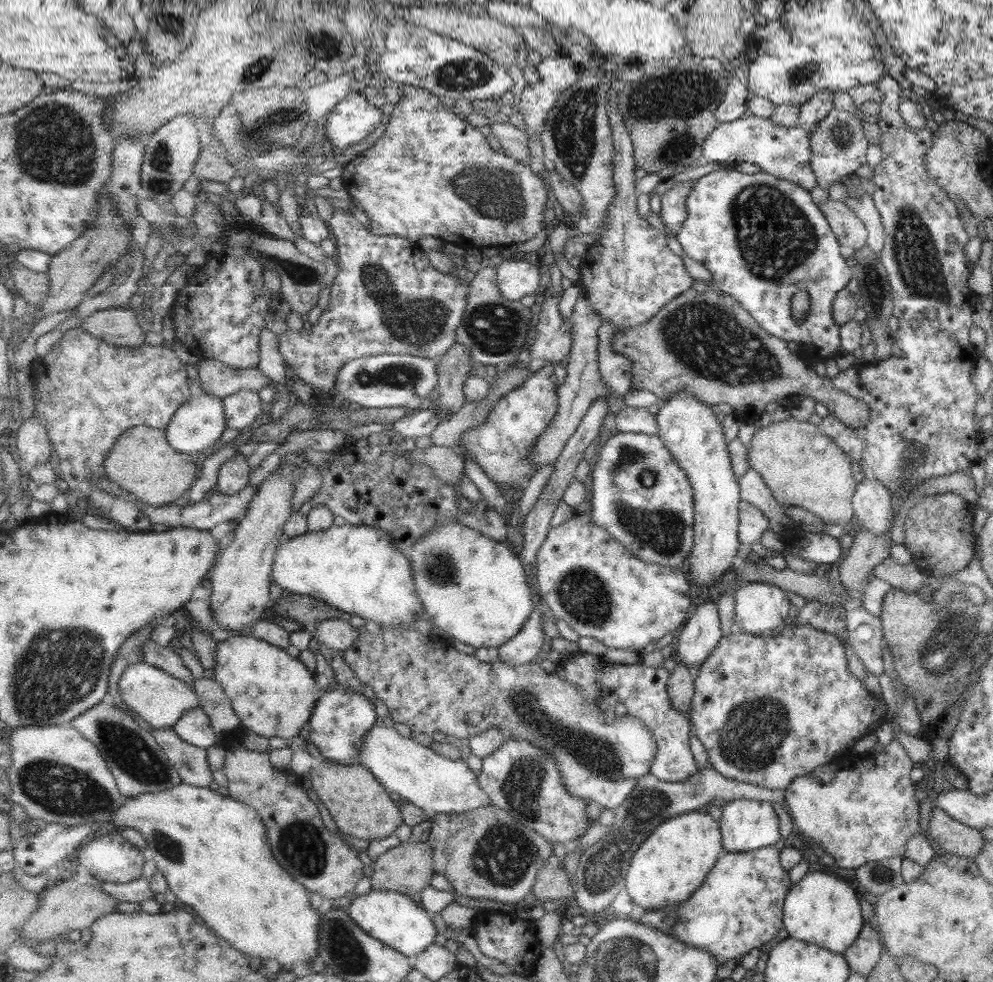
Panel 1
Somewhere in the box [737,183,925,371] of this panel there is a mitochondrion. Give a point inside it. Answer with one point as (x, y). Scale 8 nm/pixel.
(874, 290)

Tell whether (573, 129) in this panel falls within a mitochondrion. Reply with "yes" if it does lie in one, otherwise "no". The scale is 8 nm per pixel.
yes

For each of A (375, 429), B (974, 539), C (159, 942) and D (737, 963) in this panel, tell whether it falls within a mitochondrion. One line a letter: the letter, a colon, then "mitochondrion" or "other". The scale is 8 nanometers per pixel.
A: other
B: other
C: other
D: other

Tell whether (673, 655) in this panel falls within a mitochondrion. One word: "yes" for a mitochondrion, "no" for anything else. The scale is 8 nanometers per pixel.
no

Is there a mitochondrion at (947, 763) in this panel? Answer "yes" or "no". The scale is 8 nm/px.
no

